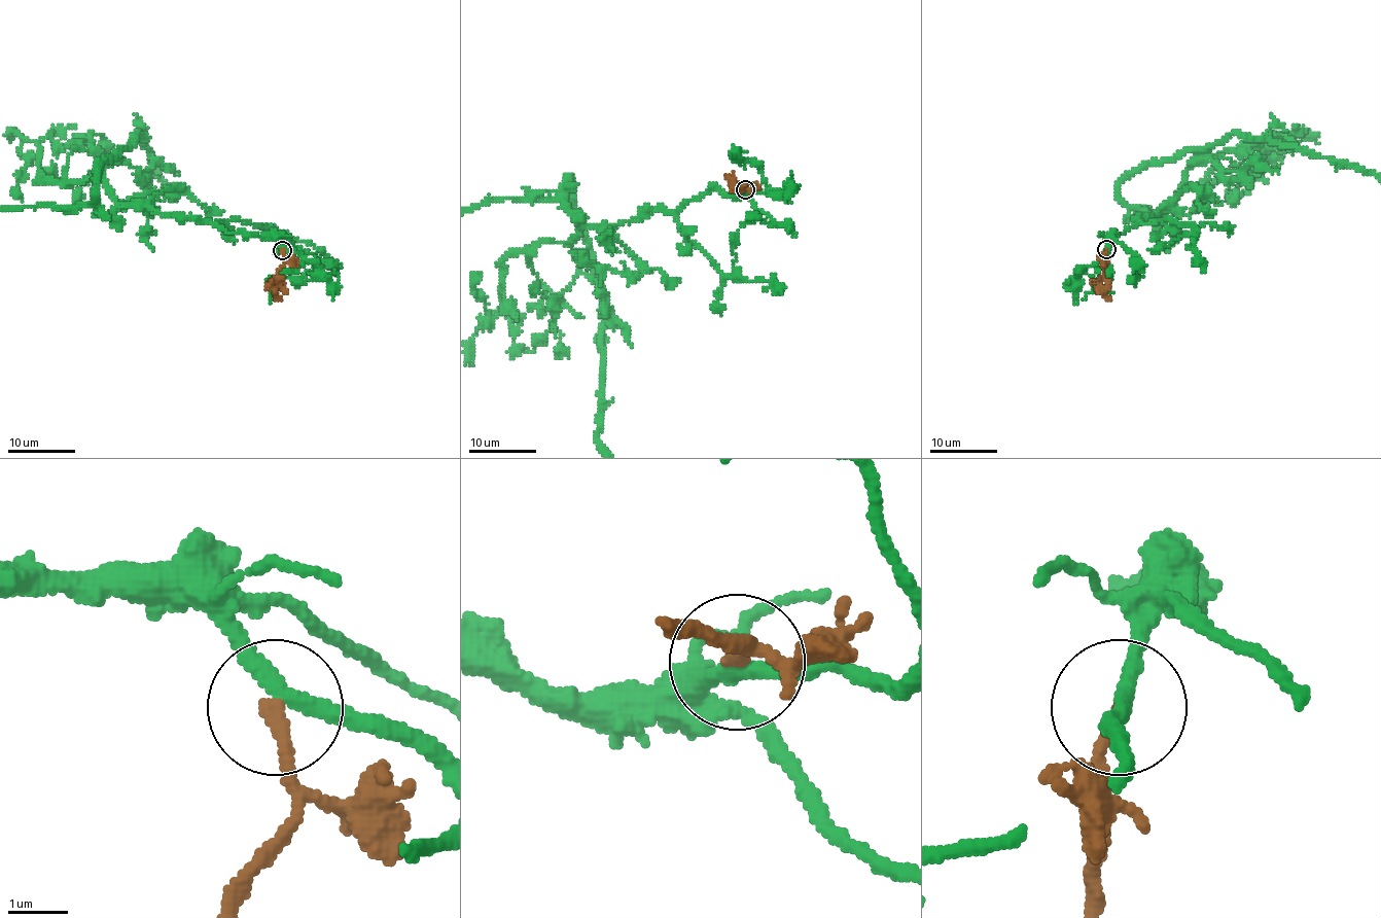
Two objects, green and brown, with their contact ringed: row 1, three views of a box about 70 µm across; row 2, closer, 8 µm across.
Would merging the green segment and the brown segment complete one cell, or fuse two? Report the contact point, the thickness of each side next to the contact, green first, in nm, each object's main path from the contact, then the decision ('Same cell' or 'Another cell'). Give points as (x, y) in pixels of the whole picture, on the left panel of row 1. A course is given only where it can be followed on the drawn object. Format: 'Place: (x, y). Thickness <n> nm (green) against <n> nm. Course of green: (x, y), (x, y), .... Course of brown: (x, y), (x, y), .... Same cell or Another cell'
Place: (282, 250). Thickness 260 nm (green) against 220 nm. Course of brown: (282, 250), (285, 263), (278, 272), (274, 287), (280, 301). Another cell

